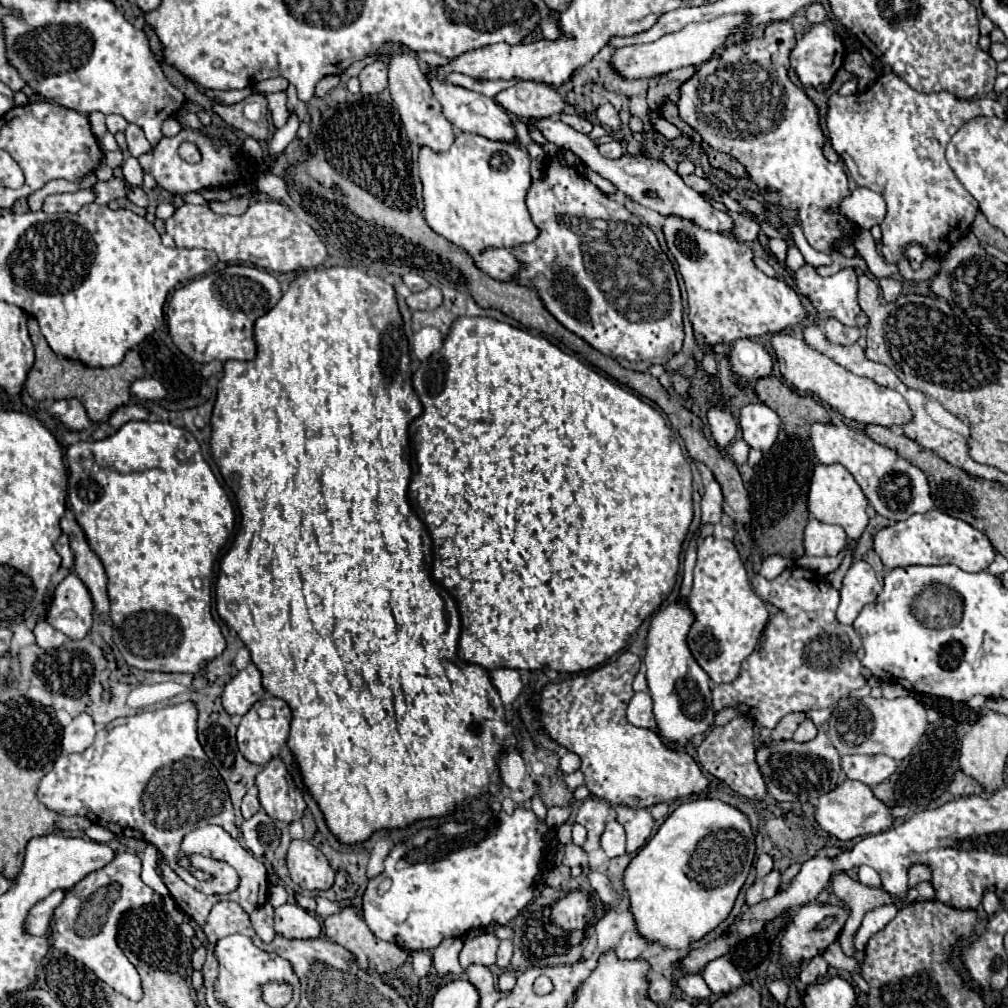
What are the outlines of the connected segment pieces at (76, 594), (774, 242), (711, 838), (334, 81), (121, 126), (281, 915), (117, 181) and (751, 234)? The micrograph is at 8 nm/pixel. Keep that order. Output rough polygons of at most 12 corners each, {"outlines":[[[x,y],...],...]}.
{"outlines":[[[70,573],[54,591],[46,621],[84,639],[94,607]],[[770,239],[768,247],[778,257],[786,259],[786,241]],[[682,803],[624,871],[640,935],[686,949],[754,853],[740,809]],[[328,75],[316,85],[316,97],[324,97],[340,83],[338,75]],[[120,115],[106,117],[110,133],[124,131],[128,121]],[[296,903],[274,909],[274,931],[290,939],[320,935]],[[120,177],[94,185],[96,205],[126,195],[126,183]],[[730,213],[736,239],[754,241],[760,225],[754,219]]]}

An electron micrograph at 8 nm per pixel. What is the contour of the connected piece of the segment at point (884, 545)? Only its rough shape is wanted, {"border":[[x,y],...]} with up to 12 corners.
{"border":[[940,511],[874,535],[890,569],[958,565],[986,571],[990,541]]}

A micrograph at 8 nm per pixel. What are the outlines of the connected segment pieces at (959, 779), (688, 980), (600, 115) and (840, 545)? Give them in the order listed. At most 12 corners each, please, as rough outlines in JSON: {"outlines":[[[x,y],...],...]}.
{"outlines":[[[962,771],[954,775],[952,795],[984,795],[980,783]],[[686,975],[676,983],[690,999],[710,999],[700,975]],[[604,103],[596,109],[600,125],[620,129],[618,111]],[[810,517],[806,555],[836,557],[848,543],[840,525]]]}

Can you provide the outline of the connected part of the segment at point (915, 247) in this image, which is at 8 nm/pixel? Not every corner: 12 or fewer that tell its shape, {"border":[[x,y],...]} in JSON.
{"border":[[908,243],[904,257],[912,269],[920,269],[928,257],[924,245]]}

